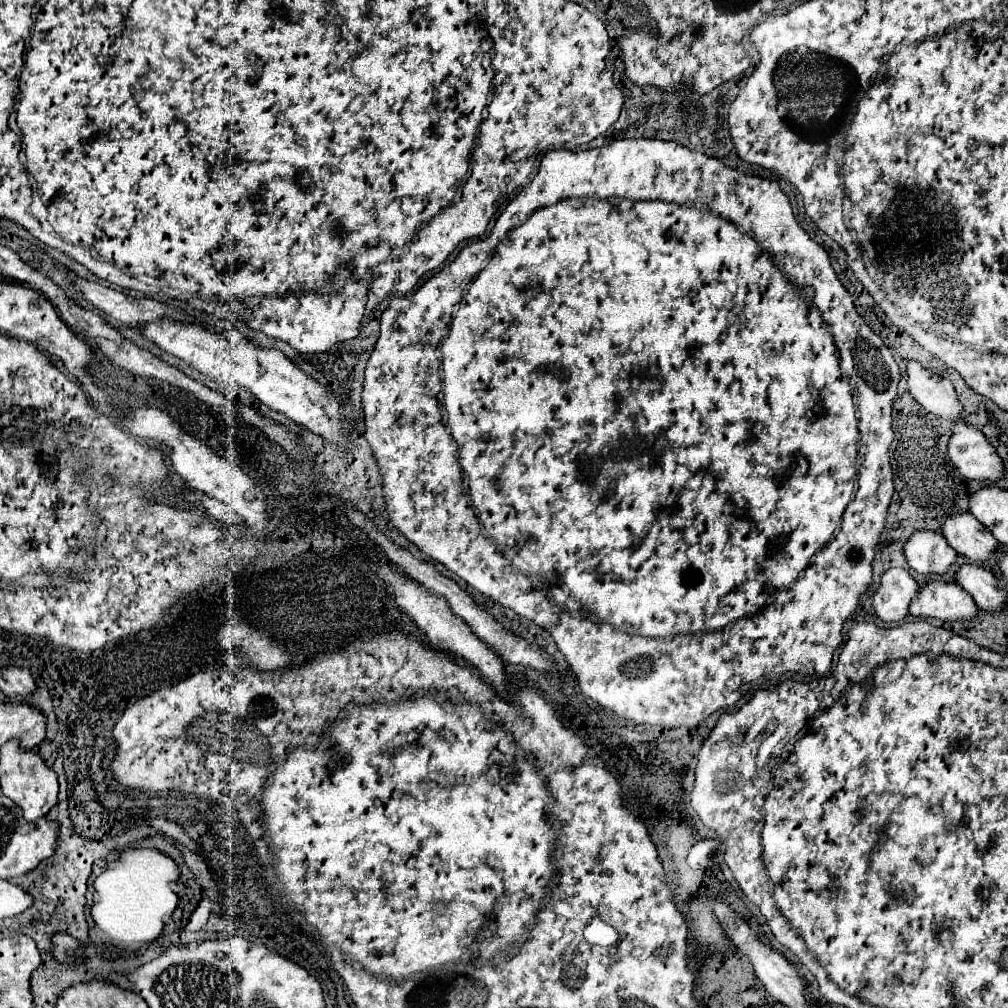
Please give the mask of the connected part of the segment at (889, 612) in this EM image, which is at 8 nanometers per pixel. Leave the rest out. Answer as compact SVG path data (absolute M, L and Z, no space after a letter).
M891 568L881 578L881 586L873 596L873 608L883 622L899 622L909 614L907 608L917 598L917 592L919 592L919 582L905 568Z

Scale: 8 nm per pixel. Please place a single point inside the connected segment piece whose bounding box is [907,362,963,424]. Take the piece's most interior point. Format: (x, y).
(937, 395)

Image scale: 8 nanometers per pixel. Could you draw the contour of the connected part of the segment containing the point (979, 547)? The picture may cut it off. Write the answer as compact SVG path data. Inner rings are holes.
M969 512L949 516L941 532L959 554L967 556L971 562L977 564L985 564L989 556L997 552L999 546L995 536L983 524L979 524L979 520L973 518Z

